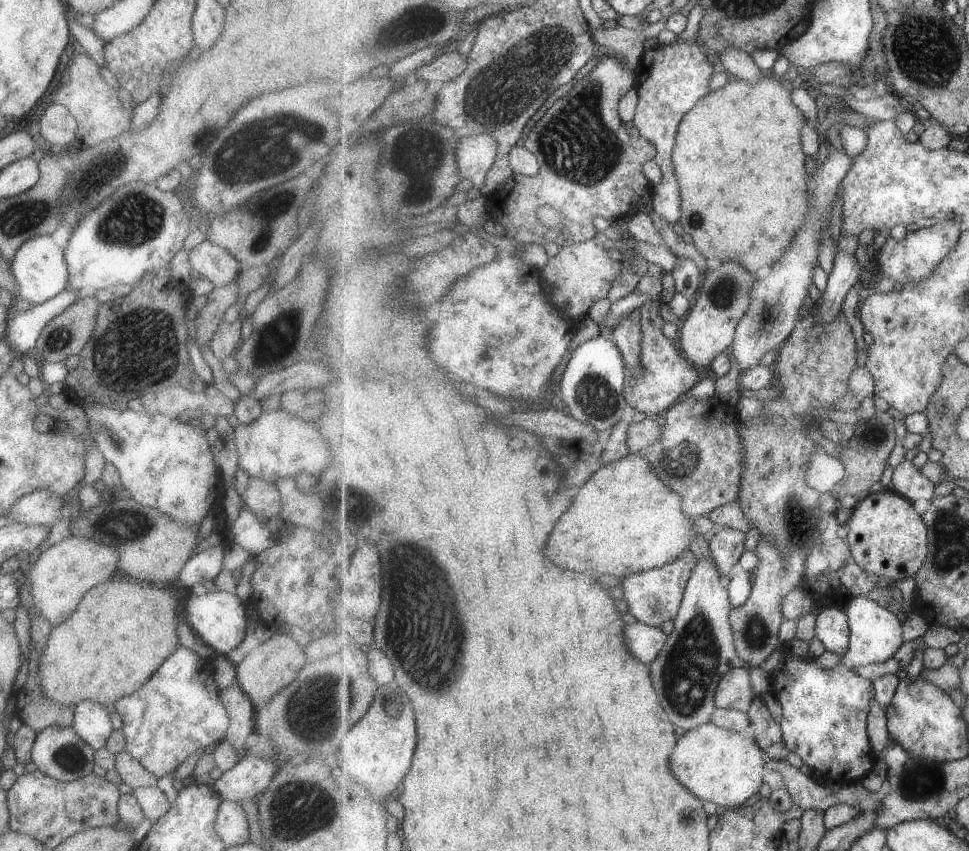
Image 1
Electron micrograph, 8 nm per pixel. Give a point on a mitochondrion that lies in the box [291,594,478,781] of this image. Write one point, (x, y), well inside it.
(324, 699)

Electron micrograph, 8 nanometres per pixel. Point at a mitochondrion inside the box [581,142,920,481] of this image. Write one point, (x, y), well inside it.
(725, 291)

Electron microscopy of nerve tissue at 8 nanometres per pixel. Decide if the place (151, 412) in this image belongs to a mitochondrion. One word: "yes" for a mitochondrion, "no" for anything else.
no

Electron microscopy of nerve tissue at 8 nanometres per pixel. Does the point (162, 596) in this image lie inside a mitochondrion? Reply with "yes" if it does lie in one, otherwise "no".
no

